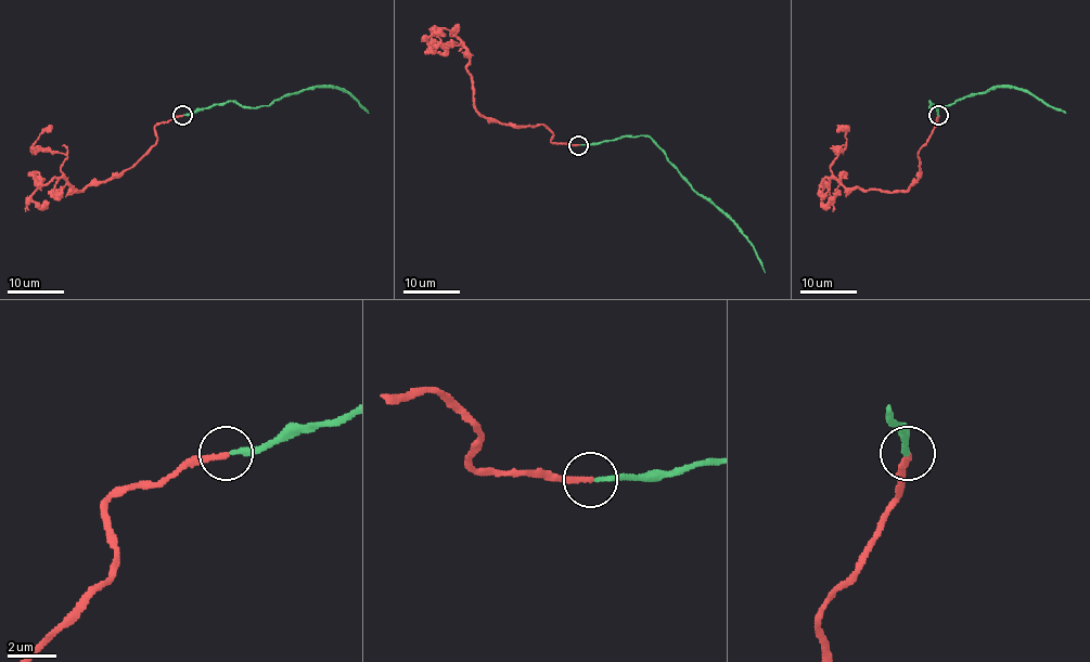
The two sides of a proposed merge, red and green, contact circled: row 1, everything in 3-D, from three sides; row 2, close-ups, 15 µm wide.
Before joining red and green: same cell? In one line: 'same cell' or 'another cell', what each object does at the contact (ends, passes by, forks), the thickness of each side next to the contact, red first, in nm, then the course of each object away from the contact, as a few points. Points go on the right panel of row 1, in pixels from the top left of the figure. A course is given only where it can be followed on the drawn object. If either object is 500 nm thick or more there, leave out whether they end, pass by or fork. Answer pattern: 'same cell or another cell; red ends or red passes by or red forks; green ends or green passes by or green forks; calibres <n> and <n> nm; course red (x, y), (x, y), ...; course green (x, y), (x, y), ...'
same cell; red ends; green ends; calibres 240 and 190 nm; course red (938, 115), (918, 151), (919, 177), (906, 191), (844, 186), (830, 169), (846, 143), (846, 130), (837, 125); course green (938, 115), (931, 102), (928, 106), (950, 106), (963, 98), (997, 87), (1027, 91), (1065, 113)

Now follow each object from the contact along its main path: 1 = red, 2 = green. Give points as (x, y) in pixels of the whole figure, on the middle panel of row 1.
1: (579, 145), (553, 144), (542, 124), (490, 121), (475, 105), (458, 37), (463, 42), (428, 49), (448, 43)
2: (579, 145), (646, 135), (696, 192), (731, 221), (753, 247), (765, 272)

